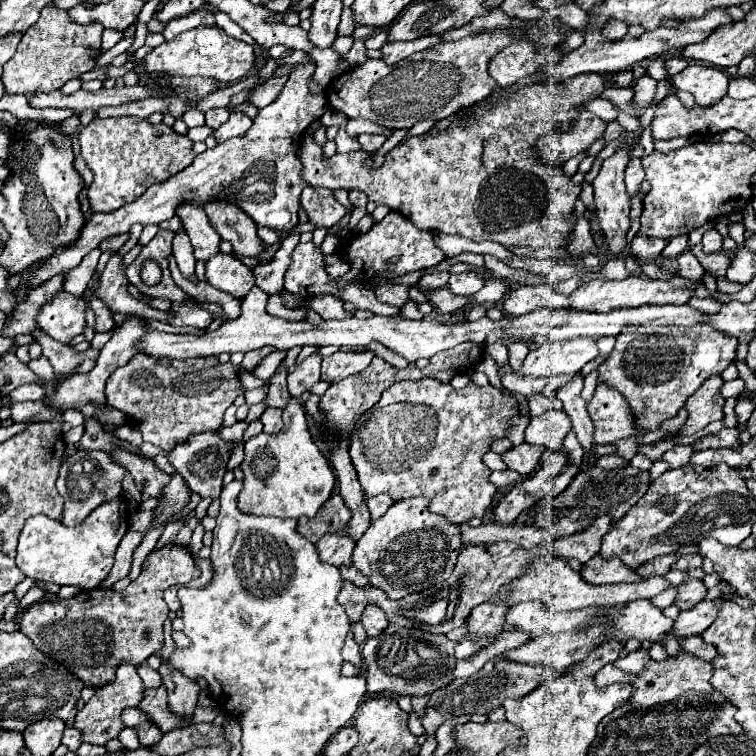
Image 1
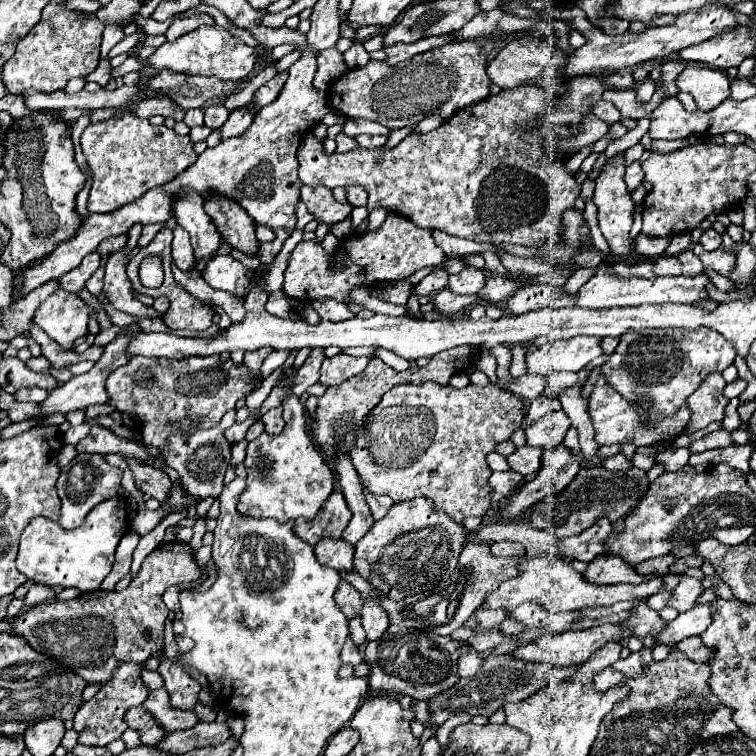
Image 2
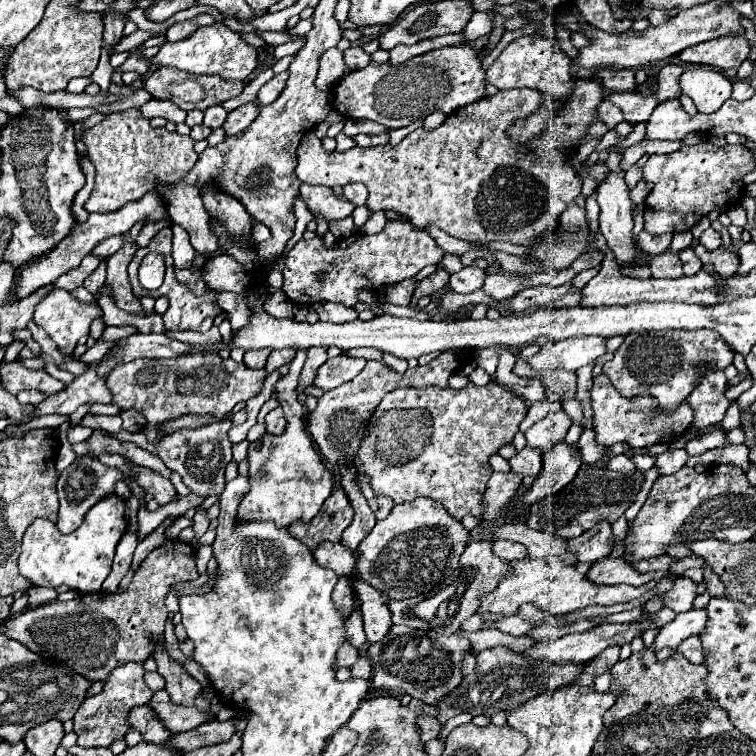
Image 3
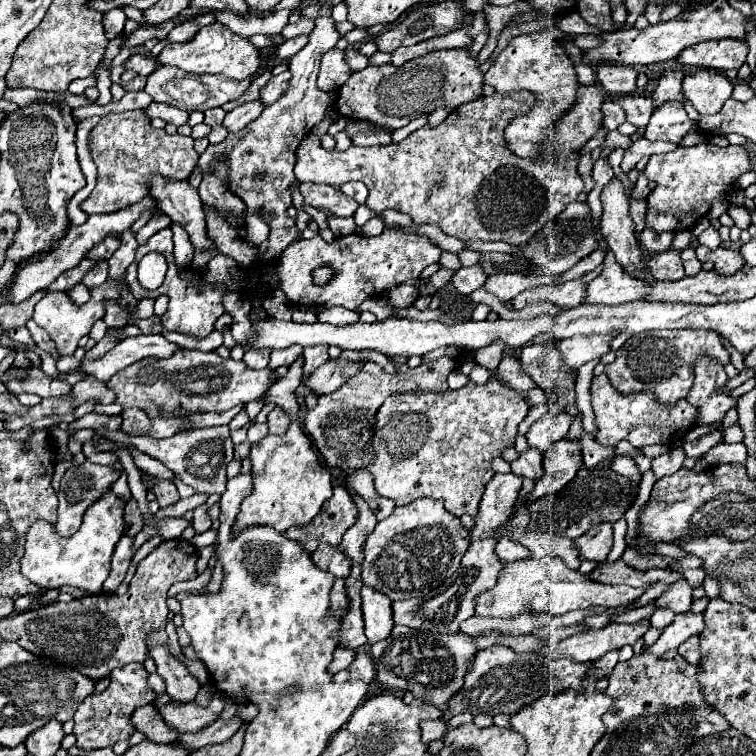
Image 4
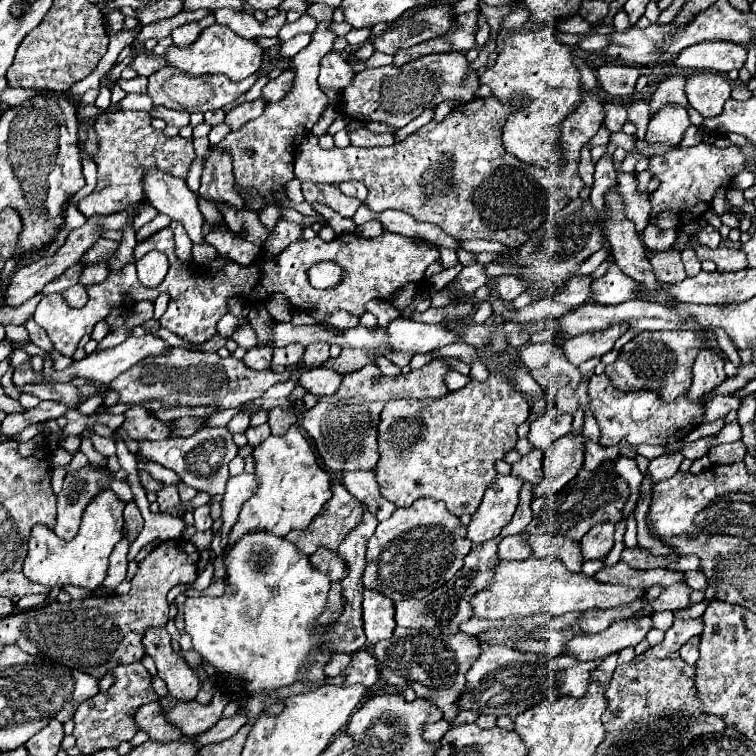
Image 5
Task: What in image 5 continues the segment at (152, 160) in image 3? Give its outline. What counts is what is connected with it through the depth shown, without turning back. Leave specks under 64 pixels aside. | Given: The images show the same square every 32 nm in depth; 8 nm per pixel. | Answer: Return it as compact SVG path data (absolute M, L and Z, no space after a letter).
M106 112L96 120L98 152L94 162L98 166L98 184L90 196L86 196L78 210L84 216L112 214L120 212L130 204L144 200L144 176L148 170L158 168L174 178L186 178L188 170L196 158L190 138L164 136L162 130L152 128L150 116L146 112Z

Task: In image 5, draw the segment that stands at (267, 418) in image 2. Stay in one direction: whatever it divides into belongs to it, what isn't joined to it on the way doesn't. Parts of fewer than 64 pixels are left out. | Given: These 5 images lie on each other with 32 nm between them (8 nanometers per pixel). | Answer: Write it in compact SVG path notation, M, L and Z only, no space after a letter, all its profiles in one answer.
M272 408L270 414L268 414L270 430L272 430L272 434L276 434L276 436L282 436L294 422L296 422L294 412L284 410L284 408Z

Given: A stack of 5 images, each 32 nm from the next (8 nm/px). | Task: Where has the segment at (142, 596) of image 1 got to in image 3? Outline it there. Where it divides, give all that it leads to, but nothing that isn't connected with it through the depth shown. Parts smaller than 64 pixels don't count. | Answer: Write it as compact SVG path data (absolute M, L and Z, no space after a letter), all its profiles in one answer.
M166 540L162 546L158 546L144 558L144 562L136 570L130 586L124 592L82 594L68 602L54 600L54 602L30 608L14 618L8 618L4 622L4 626L6 626L4 634L20 640L28 648L36 650L36 654L40 654L44 658L52 658L62 666L68 666L70 670L78 672L80 676L88 678L90 682L96 682L96 680L106 682L110 672L116 666L126 664L126 662L144 662L146 658L150 658L154 654L156 640L158 640L158 636L164 634L164 624L168 618L168 608L164 606L164 596L166 596L168 588L176 582L196 580L198 576L200 574L196 570L194 548L182 540Z

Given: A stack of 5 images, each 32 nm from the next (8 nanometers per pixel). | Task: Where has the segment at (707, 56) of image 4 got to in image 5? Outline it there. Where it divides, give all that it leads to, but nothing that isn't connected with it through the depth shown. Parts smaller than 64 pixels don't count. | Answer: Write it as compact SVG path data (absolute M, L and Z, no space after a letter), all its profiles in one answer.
M700 42L688 46L674 60L676 66L694 68L694 70L712 70L712 72L728 72L740 70L746 62L748 48L736 42Z

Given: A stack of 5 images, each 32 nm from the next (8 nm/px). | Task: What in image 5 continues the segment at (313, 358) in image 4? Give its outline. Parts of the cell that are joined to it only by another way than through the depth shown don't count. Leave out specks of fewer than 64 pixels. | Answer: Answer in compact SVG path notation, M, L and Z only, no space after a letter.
M310 344L308 348L306 348L306 352L304 352L304 362L306 362L306 366L308 366L308 370L312 370L312 368L316 368L316 366L320 366L320 364L324 364L324 360L328 360L330 358L330 354L328 354L328 344Z

